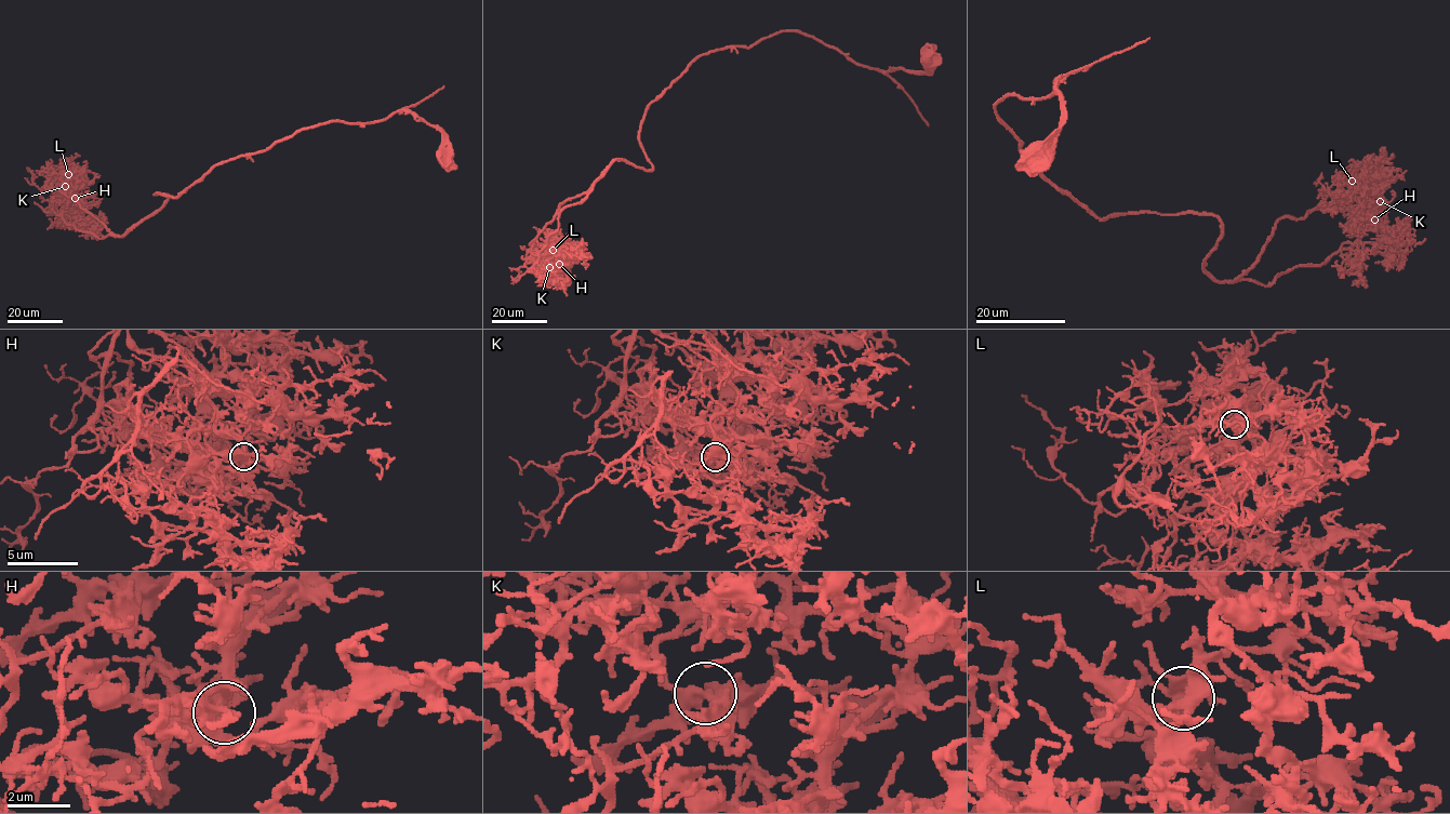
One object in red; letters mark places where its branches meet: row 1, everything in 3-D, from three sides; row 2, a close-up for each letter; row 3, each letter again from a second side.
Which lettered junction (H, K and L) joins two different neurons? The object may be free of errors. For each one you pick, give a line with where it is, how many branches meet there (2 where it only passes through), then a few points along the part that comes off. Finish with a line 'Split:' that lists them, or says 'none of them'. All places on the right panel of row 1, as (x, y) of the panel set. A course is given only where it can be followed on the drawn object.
Split: none of them

